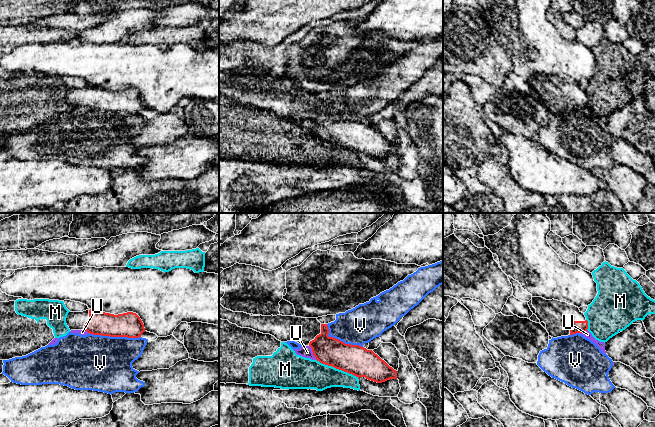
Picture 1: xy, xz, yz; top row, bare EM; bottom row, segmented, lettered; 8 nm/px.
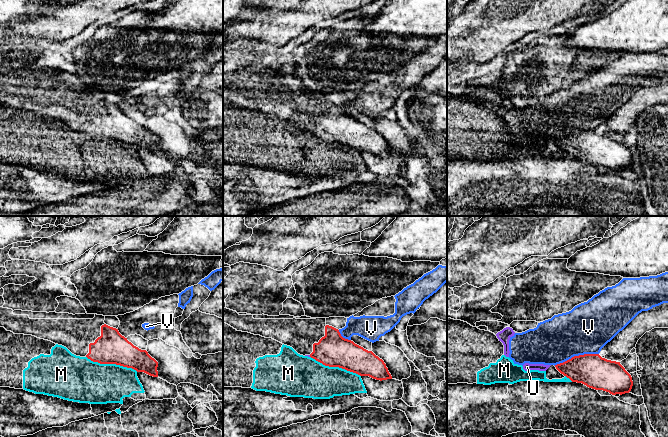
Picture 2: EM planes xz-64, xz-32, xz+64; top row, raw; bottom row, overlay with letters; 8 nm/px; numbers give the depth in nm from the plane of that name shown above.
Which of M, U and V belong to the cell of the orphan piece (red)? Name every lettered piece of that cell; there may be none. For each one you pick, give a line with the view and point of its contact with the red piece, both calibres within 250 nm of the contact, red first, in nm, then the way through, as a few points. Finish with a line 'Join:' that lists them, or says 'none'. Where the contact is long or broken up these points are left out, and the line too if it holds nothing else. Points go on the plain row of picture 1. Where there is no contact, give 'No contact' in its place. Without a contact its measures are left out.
Join: none

